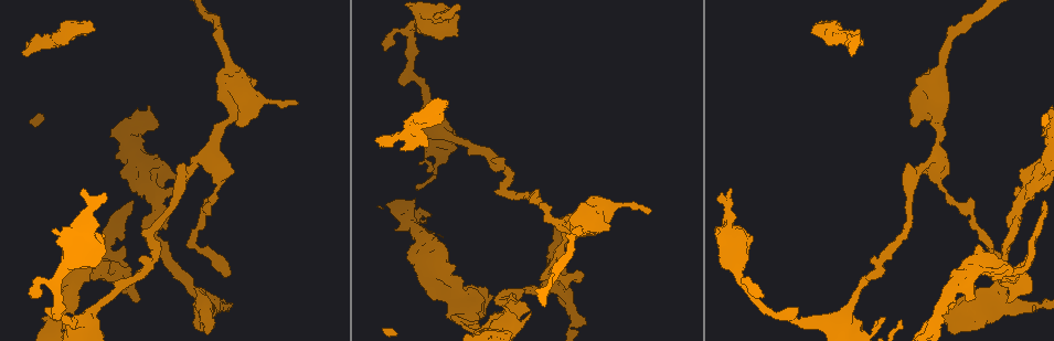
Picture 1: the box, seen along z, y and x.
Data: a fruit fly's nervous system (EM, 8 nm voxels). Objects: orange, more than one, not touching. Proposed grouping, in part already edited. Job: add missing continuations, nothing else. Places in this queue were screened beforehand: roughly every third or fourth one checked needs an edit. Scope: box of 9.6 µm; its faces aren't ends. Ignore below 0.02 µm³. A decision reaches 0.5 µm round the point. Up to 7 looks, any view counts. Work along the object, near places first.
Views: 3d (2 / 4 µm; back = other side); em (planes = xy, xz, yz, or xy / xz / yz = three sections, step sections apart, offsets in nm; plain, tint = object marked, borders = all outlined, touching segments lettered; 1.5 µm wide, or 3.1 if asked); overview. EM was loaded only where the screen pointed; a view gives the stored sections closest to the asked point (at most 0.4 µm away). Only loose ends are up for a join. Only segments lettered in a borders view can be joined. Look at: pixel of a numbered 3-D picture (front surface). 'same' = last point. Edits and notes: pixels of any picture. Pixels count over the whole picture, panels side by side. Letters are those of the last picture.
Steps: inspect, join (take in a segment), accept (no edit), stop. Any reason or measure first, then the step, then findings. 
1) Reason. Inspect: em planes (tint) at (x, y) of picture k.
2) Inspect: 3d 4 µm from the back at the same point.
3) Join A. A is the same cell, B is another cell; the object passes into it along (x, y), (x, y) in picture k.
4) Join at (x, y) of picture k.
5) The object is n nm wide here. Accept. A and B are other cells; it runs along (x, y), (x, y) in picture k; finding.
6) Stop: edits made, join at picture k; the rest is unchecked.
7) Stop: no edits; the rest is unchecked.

An open end. Inspect: em planes (tint) at (723, 195) of picture 1.

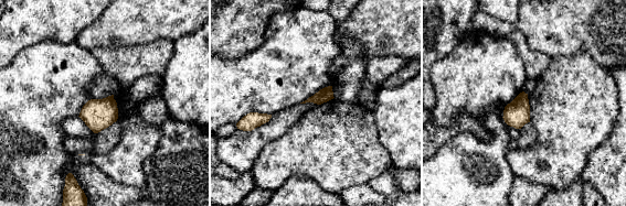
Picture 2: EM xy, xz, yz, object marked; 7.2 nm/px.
Inspect: em planes (borders) at the same point.

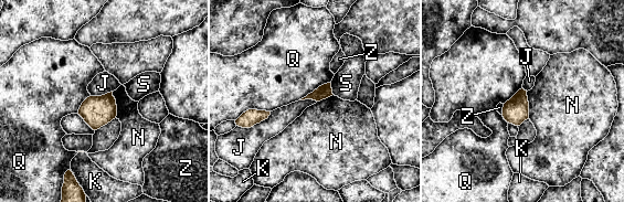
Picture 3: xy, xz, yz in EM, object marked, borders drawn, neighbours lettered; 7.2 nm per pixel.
Accept. J, K, N, Q, S and Z are other cells; a border runs along (271, 112), (266, 118), (244, 128) in picture 3; none of them fits.

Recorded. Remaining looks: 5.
Stops while still wide. Inspect: em planes (plain) at (454, 267) of picture 1.

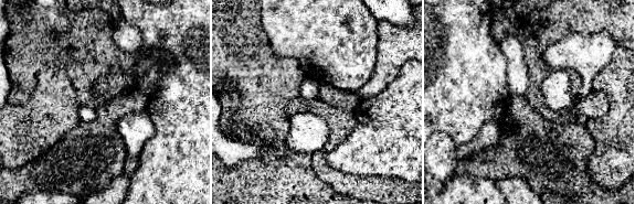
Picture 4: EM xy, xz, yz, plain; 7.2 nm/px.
What lies round it. Inspect: em planes (borders) at the same point.

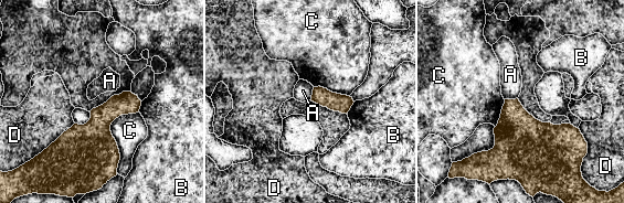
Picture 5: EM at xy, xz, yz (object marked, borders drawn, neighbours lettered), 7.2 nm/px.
Accept. A, B, C and D are other cells; no lettered segment goes on from it.

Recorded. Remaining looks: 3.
Tapers out. Inspect: 3d 4 µm at (428, 169) of picture 1.

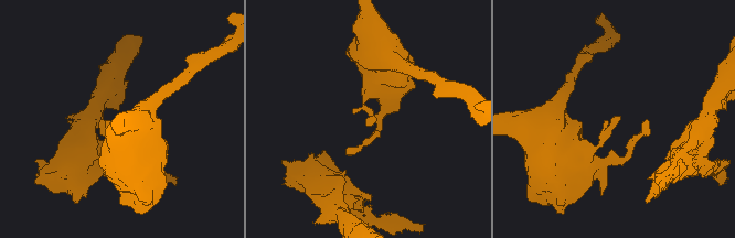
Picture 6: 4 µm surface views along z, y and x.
Shape alone is not enough. Inspect: em planes (borders) at (368, 124) of picture 6.

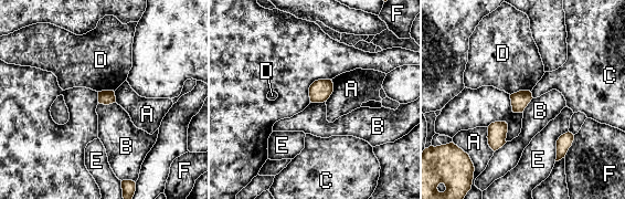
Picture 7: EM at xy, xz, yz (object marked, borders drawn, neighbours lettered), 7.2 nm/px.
The longest contact is with E, 240 nm. Accept. A, B, C, D, E and F are other cells; a border runs along (98, 102), (104, 104), (115, 103) in picture 7; no lettered segment goes on from it.

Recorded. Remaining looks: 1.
Stop: no edits; the rest is unchecked.

